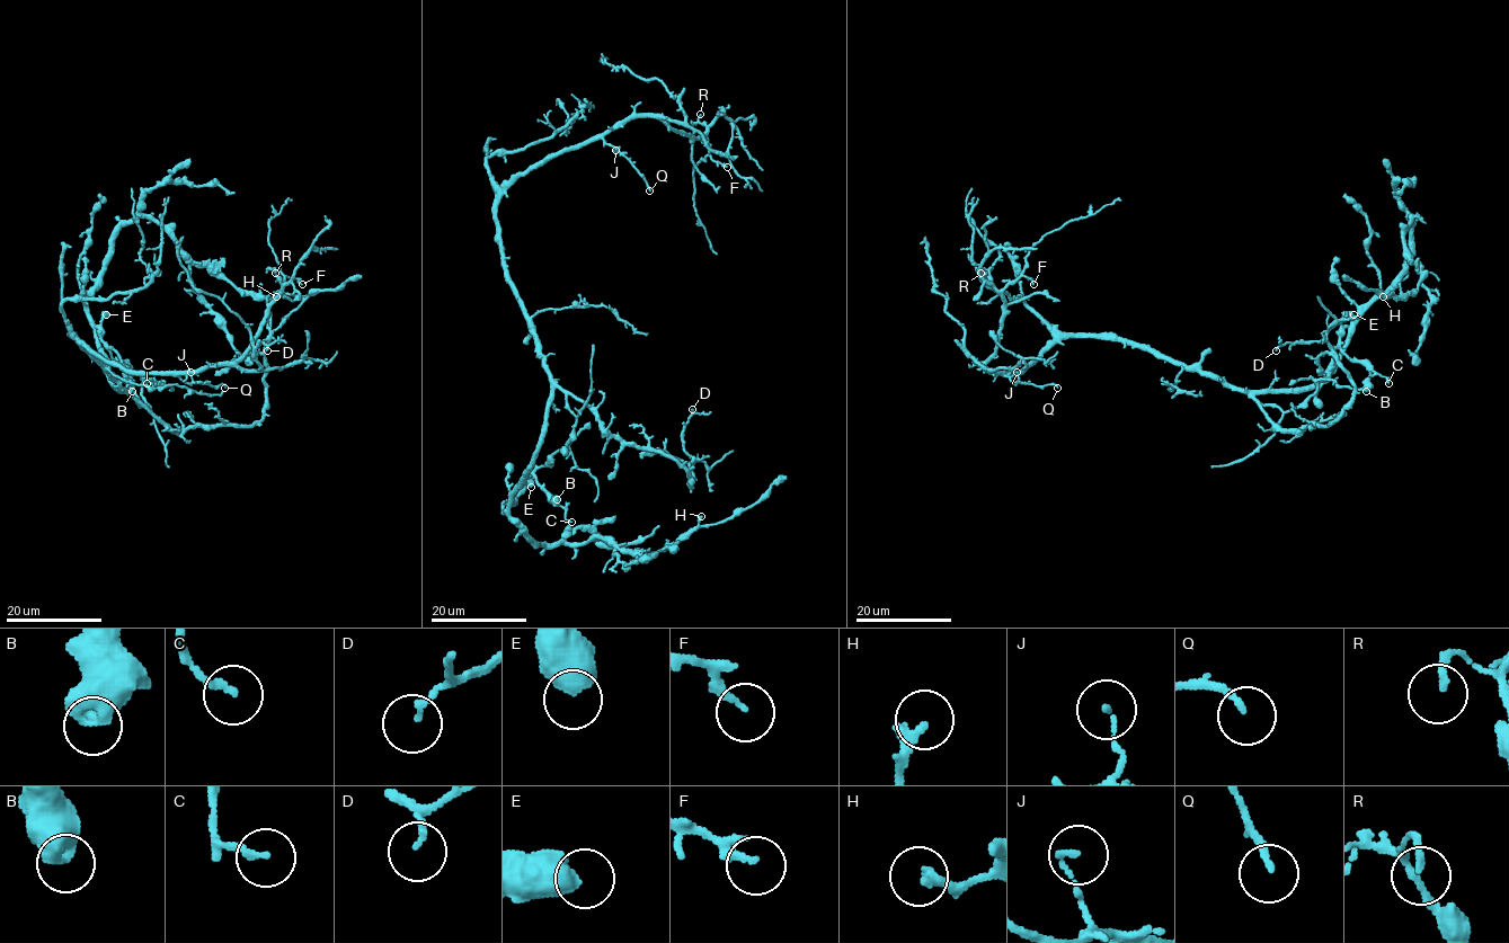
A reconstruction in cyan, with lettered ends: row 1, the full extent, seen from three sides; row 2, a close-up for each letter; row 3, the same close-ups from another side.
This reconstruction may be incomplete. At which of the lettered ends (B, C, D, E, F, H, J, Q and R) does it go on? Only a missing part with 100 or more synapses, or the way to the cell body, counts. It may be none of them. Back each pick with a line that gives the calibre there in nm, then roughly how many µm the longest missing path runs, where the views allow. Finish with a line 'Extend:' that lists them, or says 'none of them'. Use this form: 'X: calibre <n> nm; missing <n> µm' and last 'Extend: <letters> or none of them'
Extend: none of them

